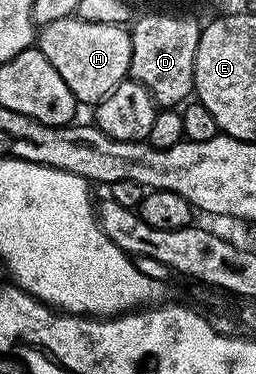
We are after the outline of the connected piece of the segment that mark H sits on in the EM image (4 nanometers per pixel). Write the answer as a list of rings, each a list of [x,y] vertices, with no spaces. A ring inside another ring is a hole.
[[[76,16],[55,20],[55,24],[40,27],[35,38],[36,49],[51,60],[51,68],[63,76],[63,84],[71,88],[78,103],[96,104],[129,78],[133,55],[133,36],[125,26],[93,24]]]

